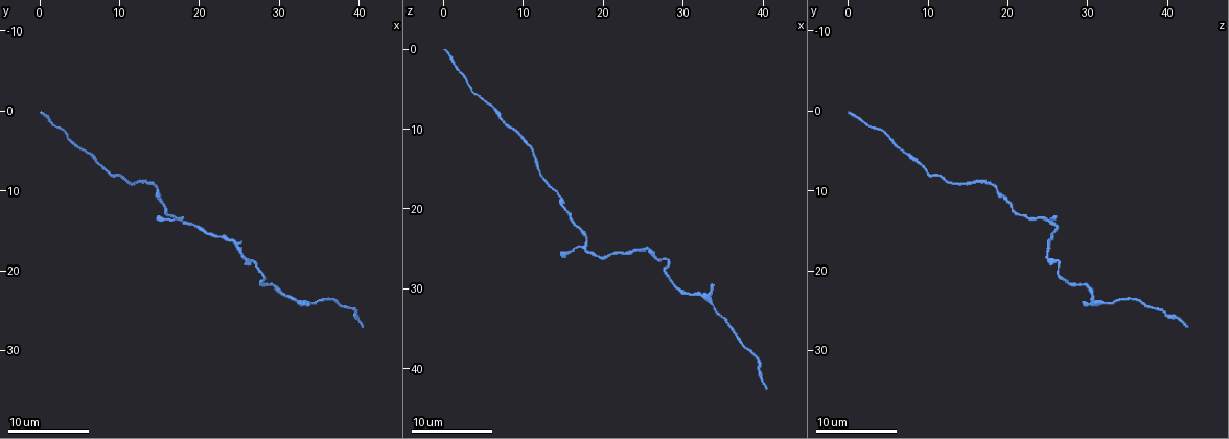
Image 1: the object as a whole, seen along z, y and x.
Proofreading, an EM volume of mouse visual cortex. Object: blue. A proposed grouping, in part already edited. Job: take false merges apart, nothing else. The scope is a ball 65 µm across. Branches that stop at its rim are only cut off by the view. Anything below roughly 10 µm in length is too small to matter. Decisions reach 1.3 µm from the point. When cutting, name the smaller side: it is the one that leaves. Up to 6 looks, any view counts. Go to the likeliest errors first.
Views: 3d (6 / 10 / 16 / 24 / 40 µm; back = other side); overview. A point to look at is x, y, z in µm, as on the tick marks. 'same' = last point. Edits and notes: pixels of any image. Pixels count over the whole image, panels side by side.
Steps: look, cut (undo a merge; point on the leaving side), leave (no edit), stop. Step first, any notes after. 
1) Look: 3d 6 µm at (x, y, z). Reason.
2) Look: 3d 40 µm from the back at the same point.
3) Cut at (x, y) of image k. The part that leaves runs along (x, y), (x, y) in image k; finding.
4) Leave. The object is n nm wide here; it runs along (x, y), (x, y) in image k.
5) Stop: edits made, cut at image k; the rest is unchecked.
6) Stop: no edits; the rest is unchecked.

Look: 3d 10 µm at (18.0, 13.2, 24.0).

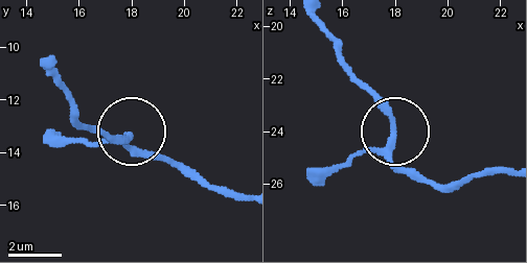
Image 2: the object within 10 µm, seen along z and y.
Leave. 3 arms meet here; it runs along (147, 154), (129, 134), (91, 134) in image 2; one neuron here.

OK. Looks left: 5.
Look: 3d 10 µm at (28.0, 20.8, 26.4). Thick turns thin.

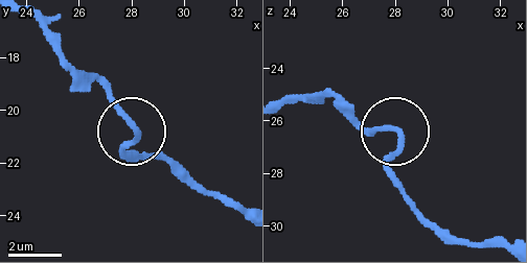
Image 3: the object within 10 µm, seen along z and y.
Leave. It runs along (35, 22), (101, 89), (136, 136), (124, 149), (127, 161) in image 3; one neuron here.

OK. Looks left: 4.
Look: 3d 6 µm at (31.8, 23.4, 30.4). Calibre changes.

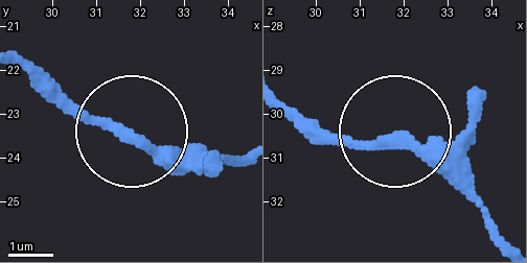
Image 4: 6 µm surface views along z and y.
Look: 3d 6 µm from the back at (31.75, 23.45, 30.65). From behind.

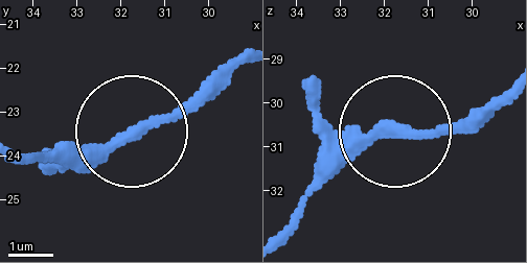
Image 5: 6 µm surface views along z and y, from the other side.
Leave. The object is 240 nm wide here; all the same neuron.

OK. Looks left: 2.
Stop: no edits; the rest is unchecked.

